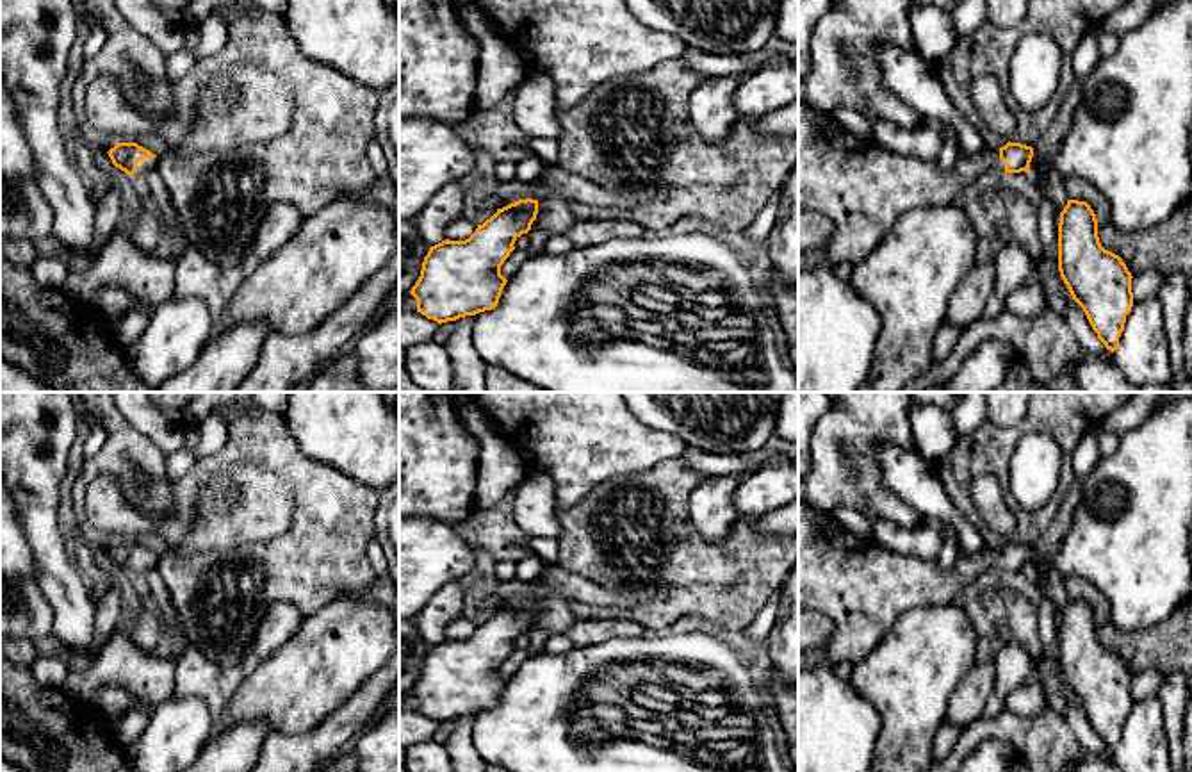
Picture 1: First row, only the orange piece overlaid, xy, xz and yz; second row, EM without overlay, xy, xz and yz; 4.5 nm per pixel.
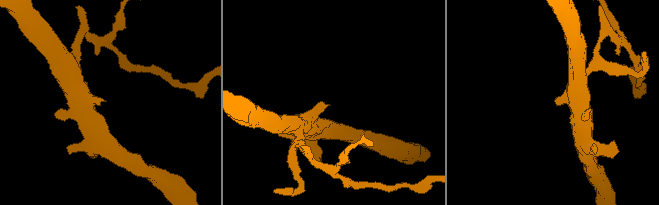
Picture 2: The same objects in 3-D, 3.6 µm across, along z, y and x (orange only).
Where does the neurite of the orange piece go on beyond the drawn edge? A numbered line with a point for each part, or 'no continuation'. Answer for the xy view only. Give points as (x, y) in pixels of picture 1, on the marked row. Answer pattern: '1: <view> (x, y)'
1: xy (145, 166)

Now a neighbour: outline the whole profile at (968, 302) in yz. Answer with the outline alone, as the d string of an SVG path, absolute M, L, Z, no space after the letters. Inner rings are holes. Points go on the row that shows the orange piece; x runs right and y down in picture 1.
M976 262L957 285L951 305L946 310L946 321L964 330L982 319L985 303L996 283L994 262Z

